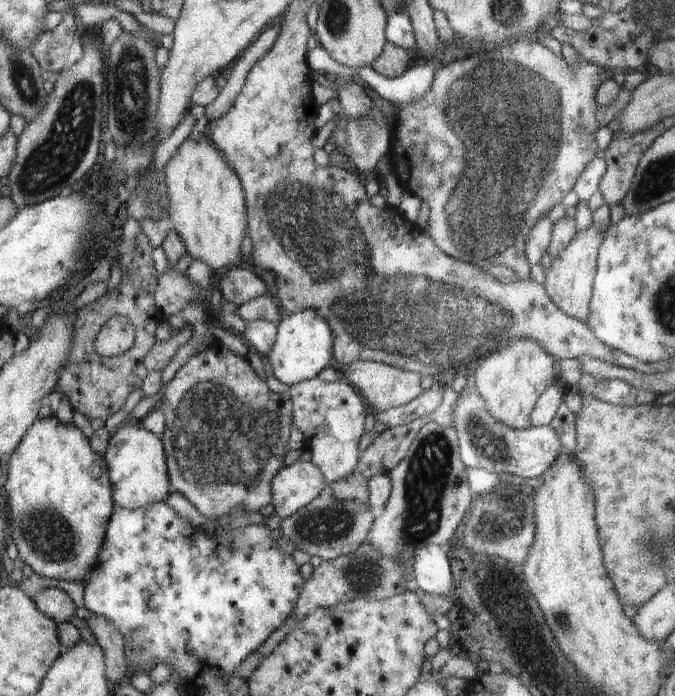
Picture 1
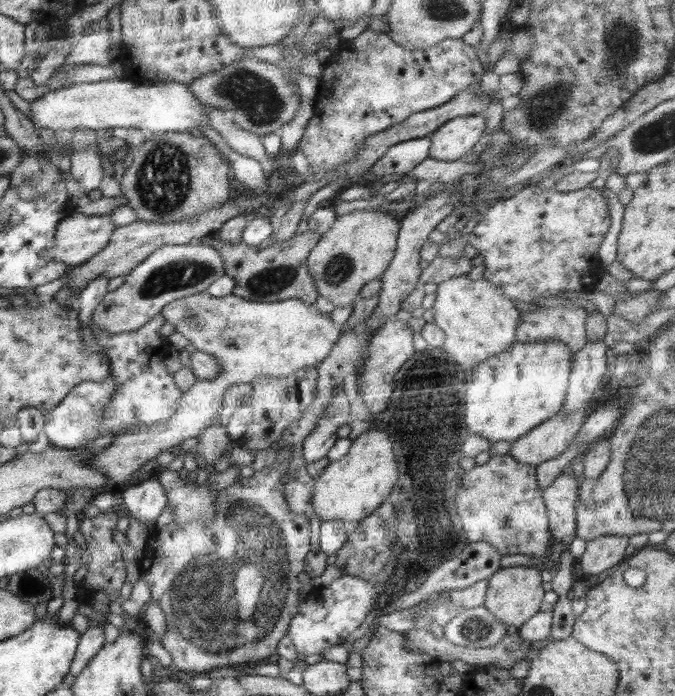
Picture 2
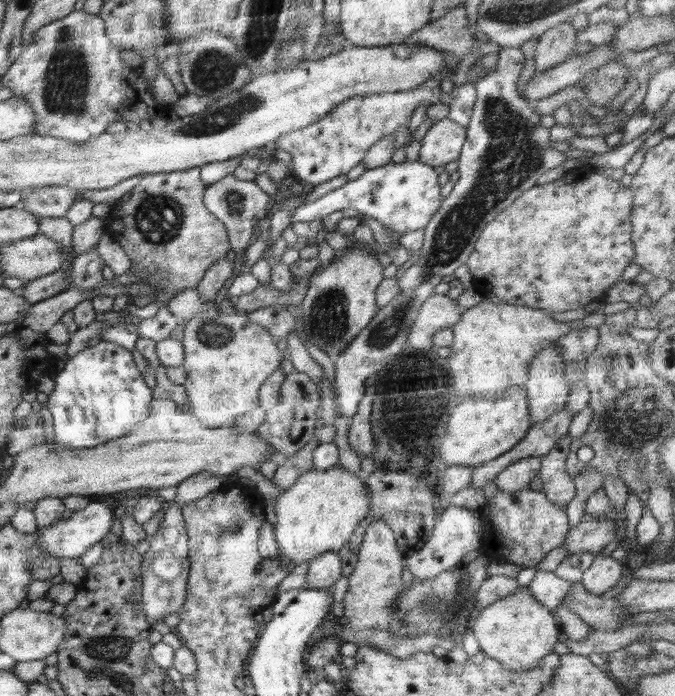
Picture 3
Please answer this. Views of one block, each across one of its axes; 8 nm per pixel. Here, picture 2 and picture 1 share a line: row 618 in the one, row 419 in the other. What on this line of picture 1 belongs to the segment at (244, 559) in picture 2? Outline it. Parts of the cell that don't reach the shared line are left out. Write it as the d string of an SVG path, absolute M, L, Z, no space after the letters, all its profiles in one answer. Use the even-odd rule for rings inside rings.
M212 340L207 344L206 350L191 356L188 361L176 371L176 374L160 394L161 400L158 407L164 413L165 425L161 441L165 450L169 486L171 491L180 492L202 513L202 516L209 517L228 513L232 516L239 515L240 512L252 511L267 512L272 500L271 482L276 473L284 467L284 456L289 451L287 440L290 427L292 426L292 401L288 393L274 393L266 385L265 377L262 375L256 357L240 357L234 354L221 342Z

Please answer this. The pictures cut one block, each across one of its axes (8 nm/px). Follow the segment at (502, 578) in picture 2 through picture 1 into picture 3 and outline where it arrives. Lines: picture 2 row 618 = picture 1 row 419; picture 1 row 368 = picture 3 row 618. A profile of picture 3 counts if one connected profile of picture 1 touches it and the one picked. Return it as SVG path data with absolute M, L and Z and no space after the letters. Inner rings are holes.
M528 587L508 593L471 619L469 628L480 650L512 672L524 672L538 666L544 656L554 652L554 645L562 638L556 615L540 604Z

